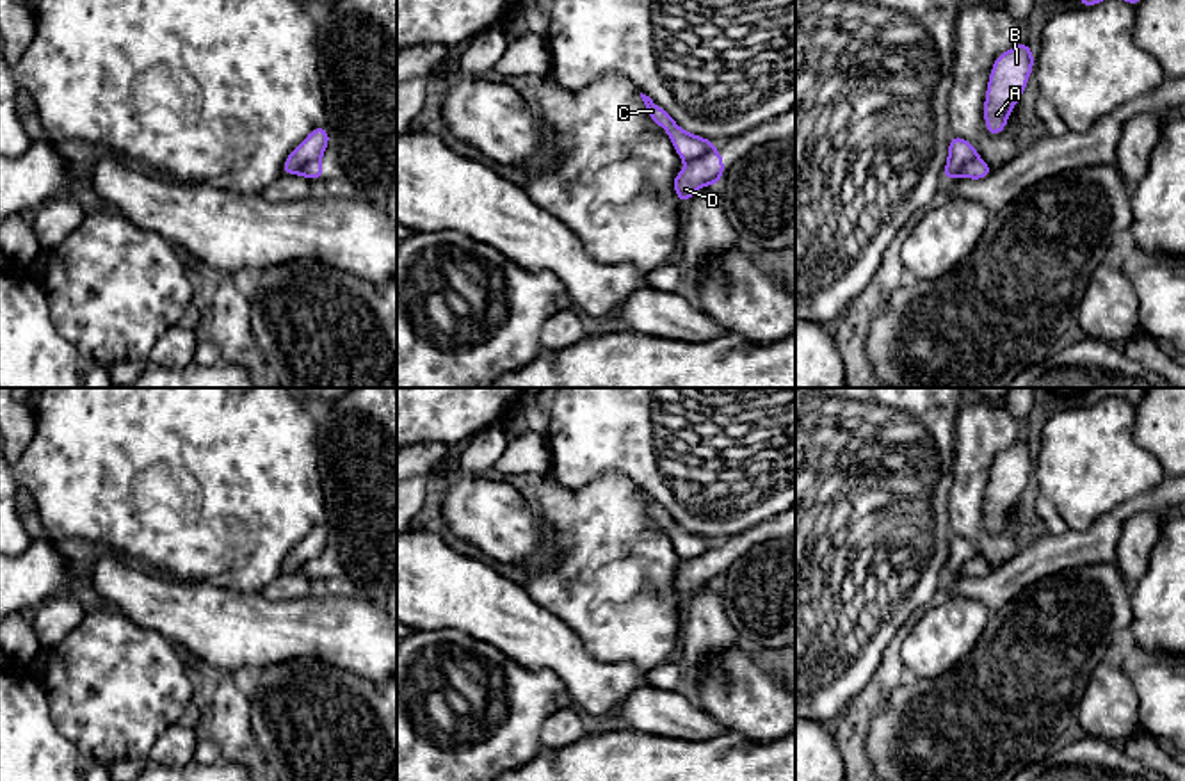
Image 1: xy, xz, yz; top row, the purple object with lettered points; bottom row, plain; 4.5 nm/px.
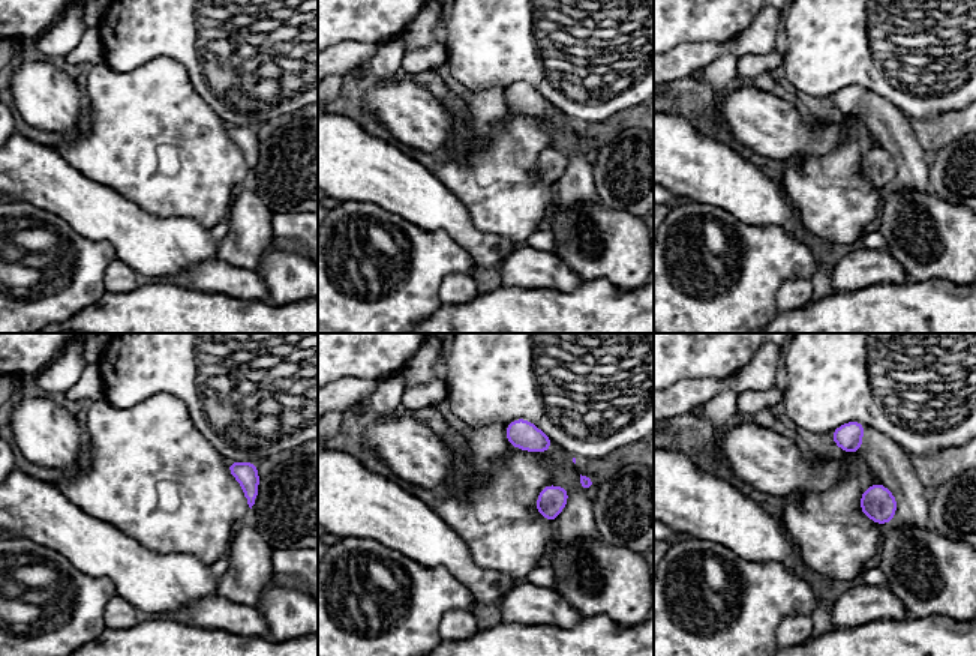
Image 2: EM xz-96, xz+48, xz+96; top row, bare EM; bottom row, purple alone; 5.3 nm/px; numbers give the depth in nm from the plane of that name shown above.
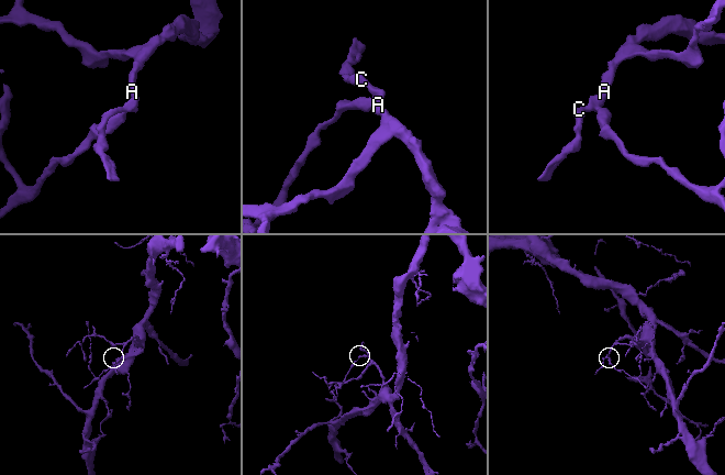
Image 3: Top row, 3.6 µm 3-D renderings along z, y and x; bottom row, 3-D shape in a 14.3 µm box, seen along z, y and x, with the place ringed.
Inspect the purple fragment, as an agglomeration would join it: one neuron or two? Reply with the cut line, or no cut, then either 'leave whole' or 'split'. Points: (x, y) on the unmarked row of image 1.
cut xz (714, 547), (687, 561); split

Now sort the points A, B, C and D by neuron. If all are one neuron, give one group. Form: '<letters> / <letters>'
A B C / D

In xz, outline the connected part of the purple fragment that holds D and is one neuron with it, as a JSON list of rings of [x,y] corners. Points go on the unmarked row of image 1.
[[[715,548],[687,560],[685,568],[673,576],[676,596],[685,603],[697,587],[717,584],[724,573],[722,553]]]

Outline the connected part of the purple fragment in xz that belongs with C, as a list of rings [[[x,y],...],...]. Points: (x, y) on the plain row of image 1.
[[[641,491],[641,496],[648,507],[648,514],[667,530],[674,543],[674,550],[683,560],[697,559],[715,548],[715,541],[681,528],[676,519],[649,495]]]

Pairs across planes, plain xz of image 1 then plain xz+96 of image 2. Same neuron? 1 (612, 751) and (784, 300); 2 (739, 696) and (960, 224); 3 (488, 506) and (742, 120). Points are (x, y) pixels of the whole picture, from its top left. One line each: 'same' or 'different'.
1: different
2: same
3: same

